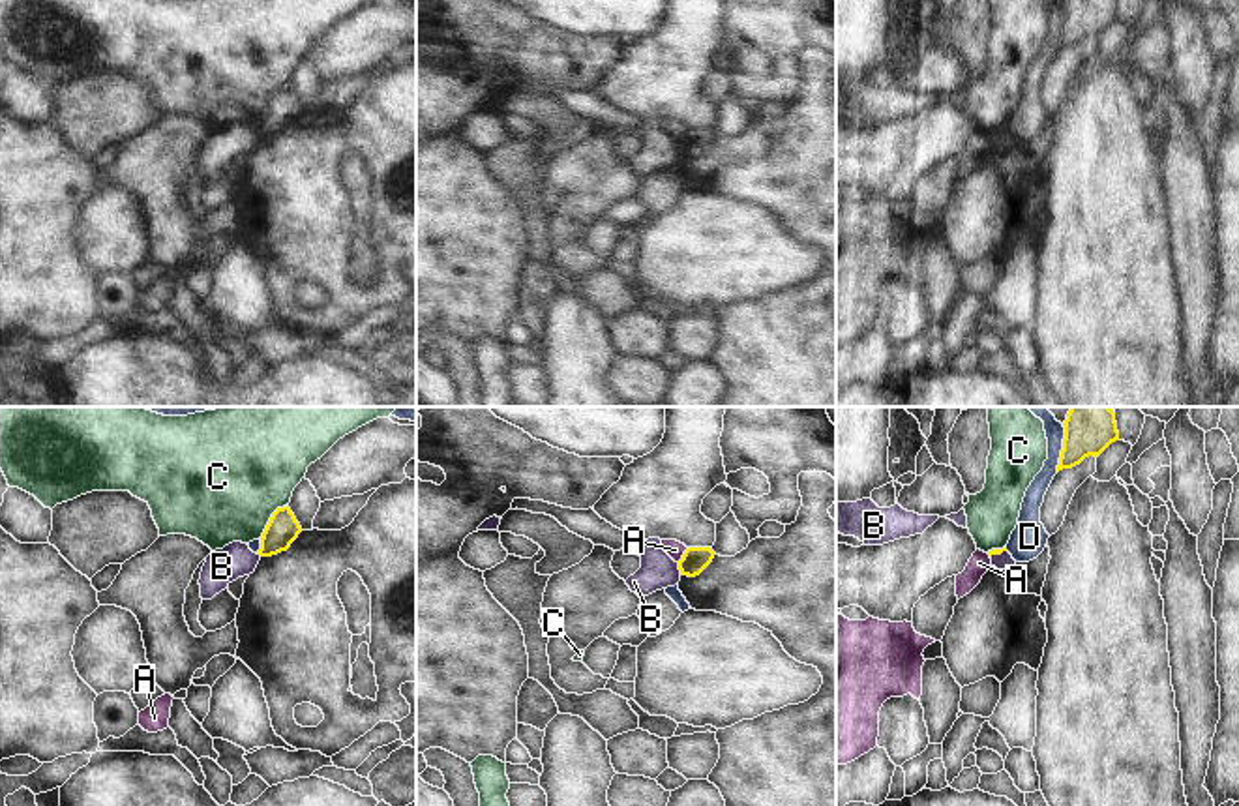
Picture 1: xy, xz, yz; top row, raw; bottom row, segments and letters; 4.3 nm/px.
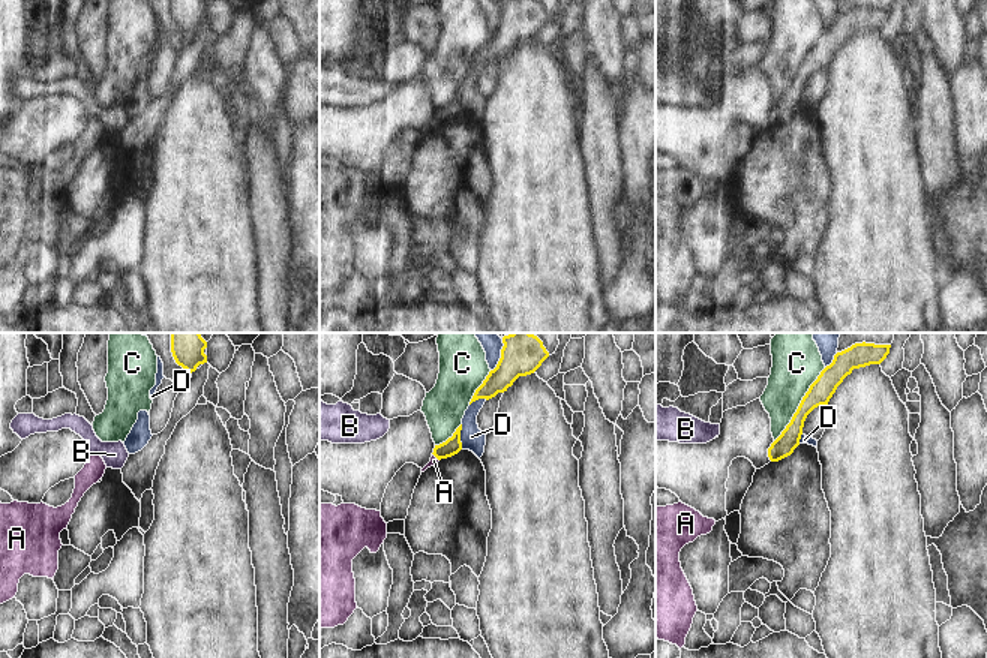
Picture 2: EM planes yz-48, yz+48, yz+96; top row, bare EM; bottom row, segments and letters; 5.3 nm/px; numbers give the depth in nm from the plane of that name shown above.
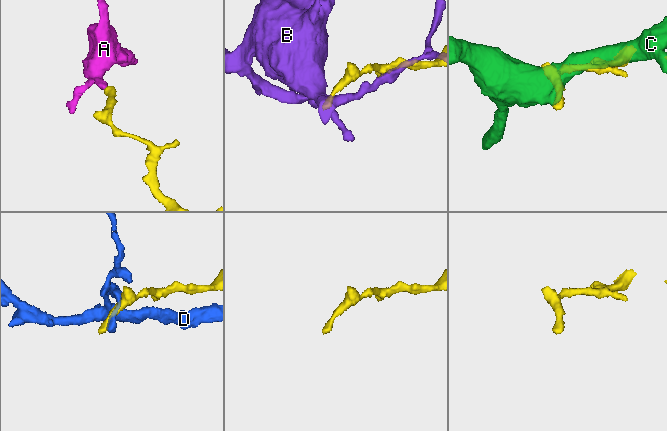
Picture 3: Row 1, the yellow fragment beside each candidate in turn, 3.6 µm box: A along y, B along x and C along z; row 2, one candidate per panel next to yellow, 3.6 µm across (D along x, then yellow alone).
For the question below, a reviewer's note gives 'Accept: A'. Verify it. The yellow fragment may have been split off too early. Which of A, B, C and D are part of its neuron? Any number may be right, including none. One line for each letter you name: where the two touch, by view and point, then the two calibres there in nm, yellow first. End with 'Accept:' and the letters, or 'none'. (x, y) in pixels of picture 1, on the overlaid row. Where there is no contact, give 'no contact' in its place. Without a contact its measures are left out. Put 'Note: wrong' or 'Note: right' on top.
Note: wrong
Accept: none

